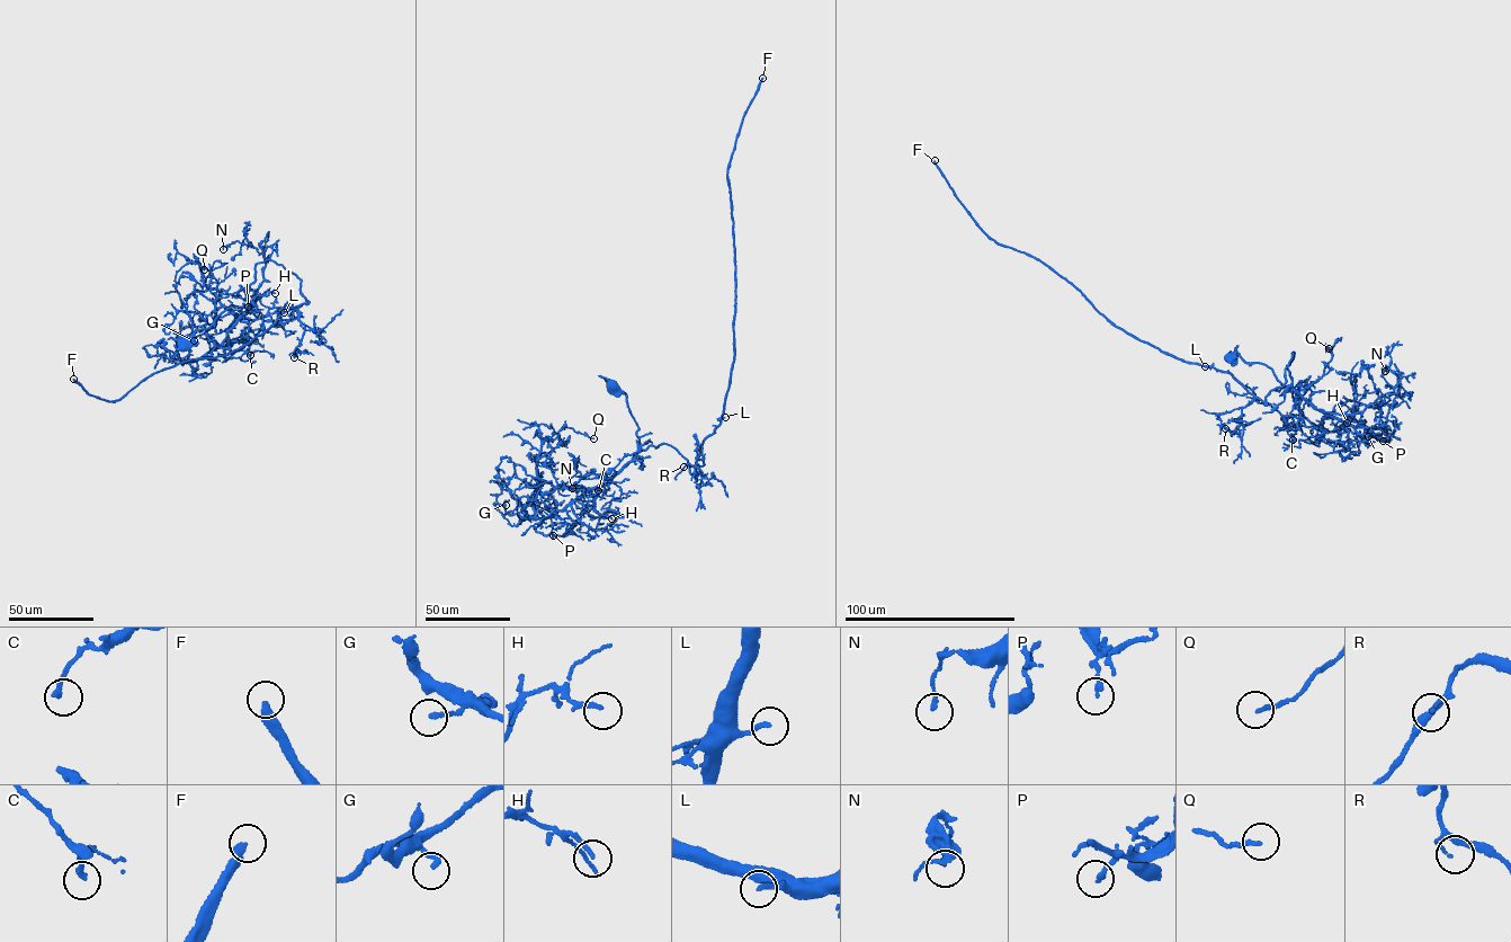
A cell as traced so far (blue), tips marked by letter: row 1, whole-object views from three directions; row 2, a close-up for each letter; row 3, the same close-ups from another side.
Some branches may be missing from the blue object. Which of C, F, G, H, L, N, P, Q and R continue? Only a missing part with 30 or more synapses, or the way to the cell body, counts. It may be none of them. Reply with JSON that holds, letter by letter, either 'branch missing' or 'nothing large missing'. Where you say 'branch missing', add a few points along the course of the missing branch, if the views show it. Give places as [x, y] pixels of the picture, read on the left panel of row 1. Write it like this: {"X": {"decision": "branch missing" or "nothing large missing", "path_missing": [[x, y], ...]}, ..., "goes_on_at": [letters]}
{"C": {"decision": "nothing large missing"}, "F": {"decision": "branch missing"}, "G": {"decision": "nothing large missing"}, "H": {"decision": "nothing large missing"}, "L": {"decision": "branch missing", "path_missing": [[284, 312], [292, 330], [305, 318], [311, 305]]}, "N": {"decision": "nothing large missing"}, "P": {"decision": "nothing large missing"}, "Q": {"decision": "nothing large missing"}, "R": {"decision": "nothing large missing"}, "goes_on_at": ["F", "L"]}

